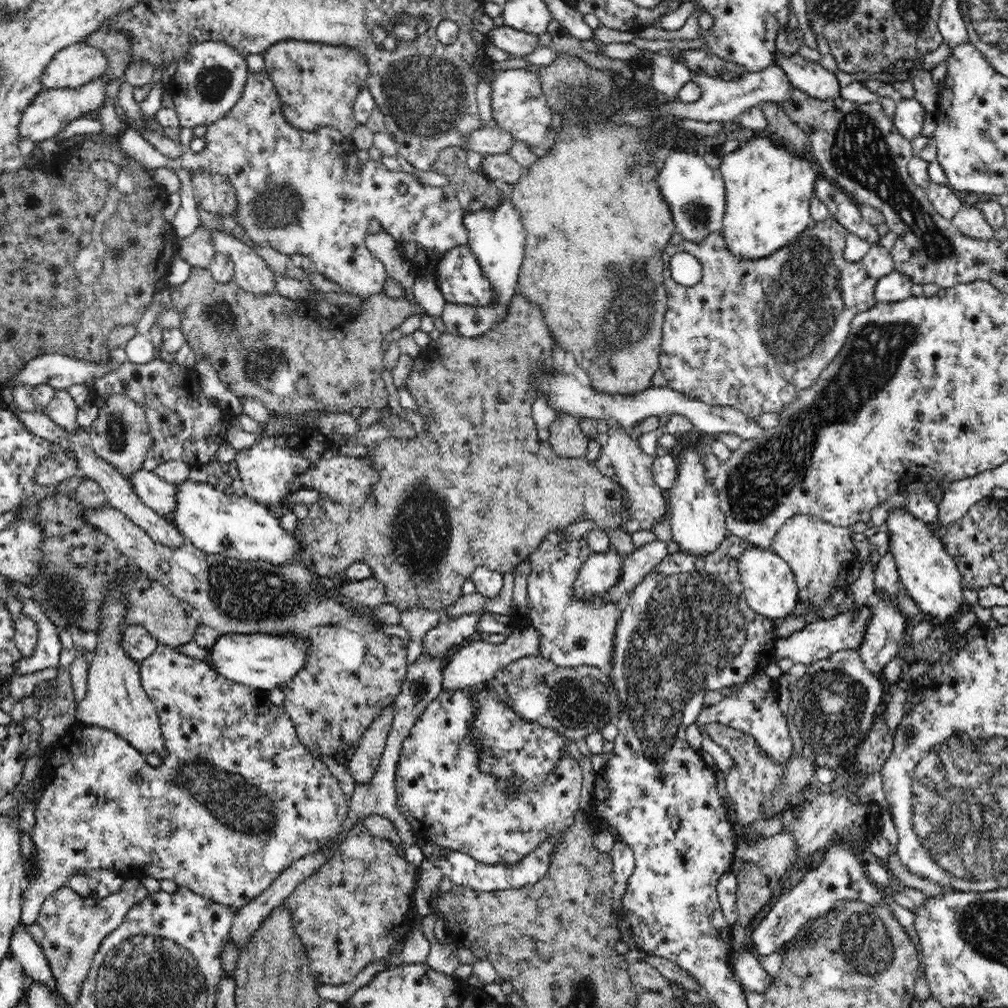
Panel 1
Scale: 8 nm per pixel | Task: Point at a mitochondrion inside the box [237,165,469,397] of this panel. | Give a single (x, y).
(278, 209)

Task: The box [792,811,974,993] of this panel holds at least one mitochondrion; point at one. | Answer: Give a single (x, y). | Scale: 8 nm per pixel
(866, 946)

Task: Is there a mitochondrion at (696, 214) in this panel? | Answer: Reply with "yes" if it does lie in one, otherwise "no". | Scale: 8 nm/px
yes

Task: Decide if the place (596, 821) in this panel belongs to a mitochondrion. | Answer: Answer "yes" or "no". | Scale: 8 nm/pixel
no

